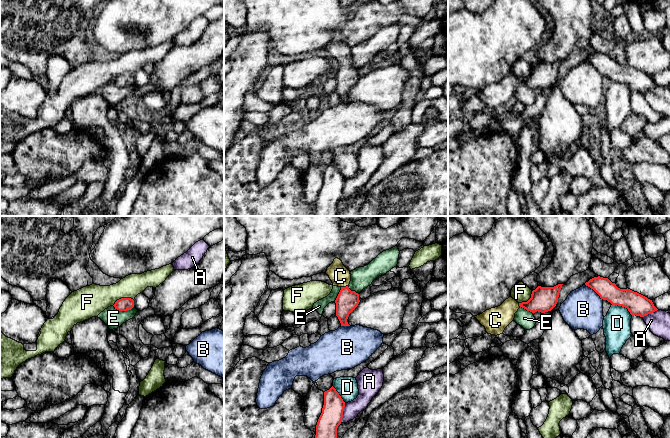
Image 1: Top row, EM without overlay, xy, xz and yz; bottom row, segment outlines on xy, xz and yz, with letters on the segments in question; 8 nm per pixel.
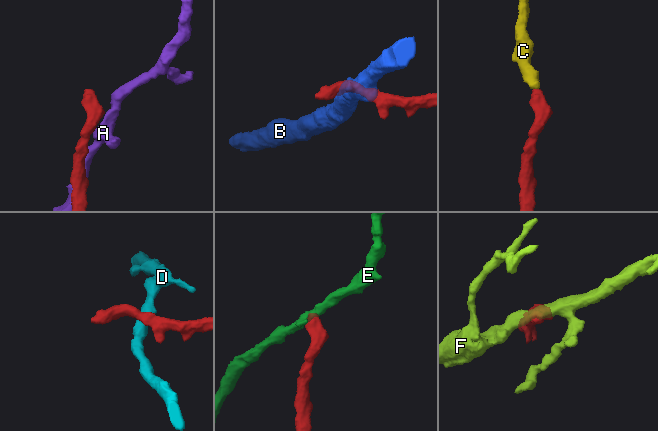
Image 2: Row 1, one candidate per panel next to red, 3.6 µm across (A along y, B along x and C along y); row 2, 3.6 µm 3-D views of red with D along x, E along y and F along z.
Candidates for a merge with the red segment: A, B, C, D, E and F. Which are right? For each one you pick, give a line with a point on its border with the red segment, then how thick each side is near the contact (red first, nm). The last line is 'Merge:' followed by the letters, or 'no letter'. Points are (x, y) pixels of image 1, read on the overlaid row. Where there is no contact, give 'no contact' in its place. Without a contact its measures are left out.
C: contact xz (344, 287); calibres 170 and 160 nm
Merge: C

